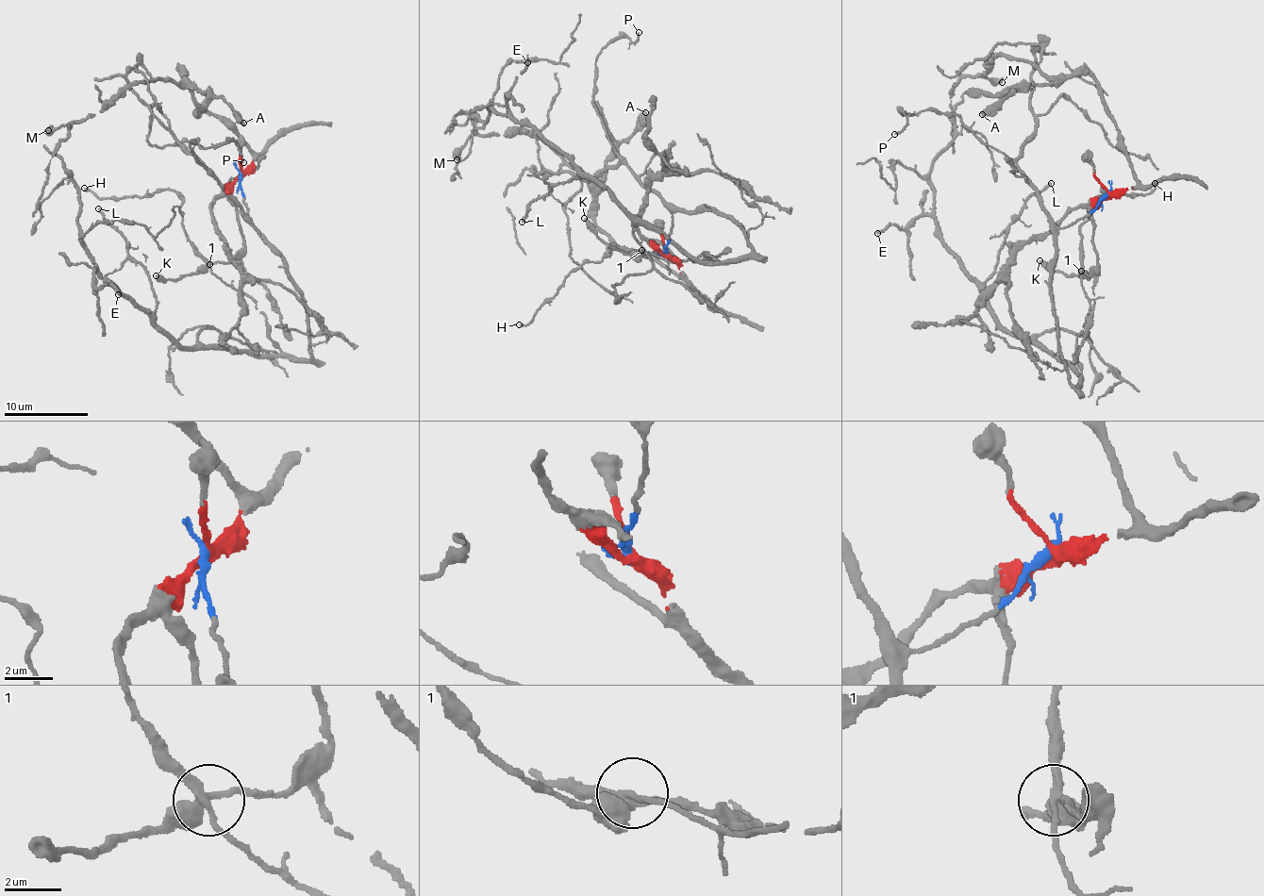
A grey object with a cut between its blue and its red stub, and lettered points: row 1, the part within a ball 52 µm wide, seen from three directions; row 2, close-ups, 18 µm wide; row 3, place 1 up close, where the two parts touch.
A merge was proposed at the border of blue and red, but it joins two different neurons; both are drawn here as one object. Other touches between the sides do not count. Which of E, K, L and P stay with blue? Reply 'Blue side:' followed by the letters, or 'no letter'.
Blue side: E, L, P

